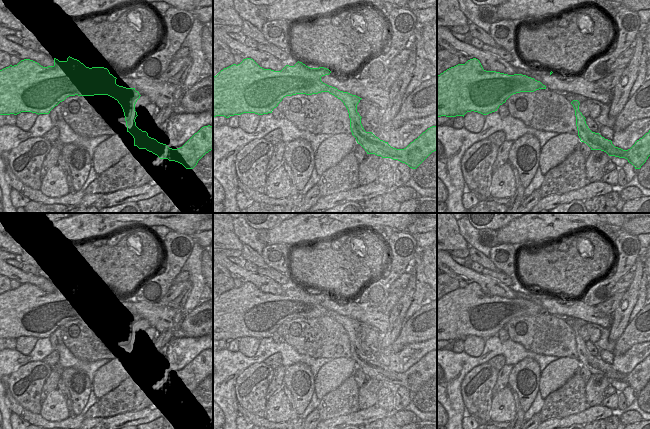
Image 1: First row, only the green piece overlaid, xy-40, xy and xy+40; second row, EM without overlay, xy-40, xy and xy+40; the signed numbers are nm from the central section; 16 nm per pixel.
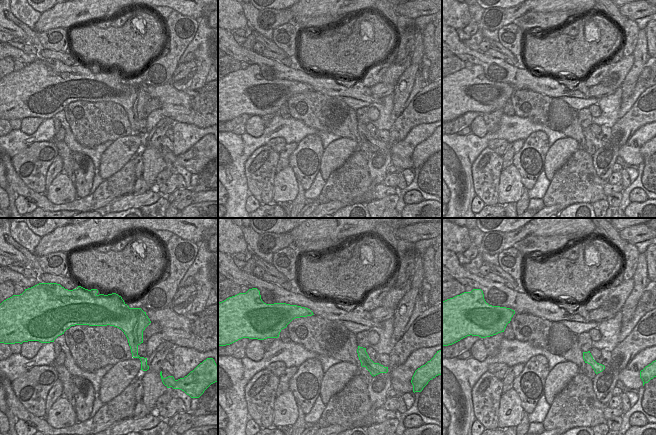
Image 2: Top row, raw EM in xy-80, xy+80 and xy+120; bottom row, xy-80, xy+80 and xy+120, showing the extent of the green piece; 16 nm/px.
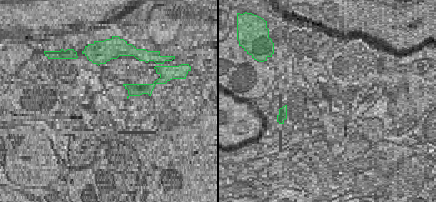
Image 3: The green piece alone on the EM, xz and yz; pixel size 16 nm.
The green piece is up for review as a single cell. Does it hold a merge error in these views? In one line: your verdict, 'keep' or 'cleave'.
cleave

